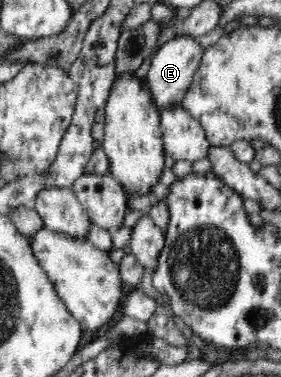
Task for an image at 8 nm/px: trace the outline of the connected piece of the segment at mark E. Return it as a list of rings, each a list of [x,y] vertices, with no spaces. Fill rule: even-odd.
[[[192,36],[172,37],[162,42],[160,49],[156,49],[144,81],[159,109],[174,107],[181,103],[183,95],[188,91],[192,77],[200,65],[203,51],[201,43]]]

